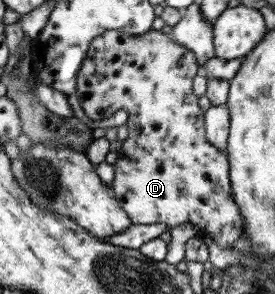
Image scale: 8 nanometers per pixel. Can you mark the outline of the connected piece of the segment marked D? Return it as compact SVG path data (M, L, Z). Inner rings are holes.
M149 29L149 31L139 34L139 36L127 36L127 34L123 34L123 32L117 30L108 30L106 33L95 37L88 45L85 57L75 76L75 97L77 97L77 101L85 115L89 117L89 119L95 119L95 121L111 117L113 112L116 112L117 110L125 110L127 112L128 116L127 121L125 122L125 125L127 126L127 136L122 143L122 148L119 150L123 157L117 158L115 162L112 163L115 174L110 181L109 186L110 189L113 190L114 198L119 202L121 209L127 214L131 224L151 225L153 223L162 223L163 225L167 225L167 228L170 229L171 227L176 227L176 225L185 222L191 223L191 225L195 225L198 235L209 234L211 240L219 245L219 247L227 249L233 241L237 240L242 235L242 217L240 216L238 205L235 205L235 200L231 195L226 155L214 145L211 145L205 137L203 125L204 113L199 108L199 105L197 105L198 99L193 95L191 89L191 79L193 79L193 76L198 73L198 71L198 65L195 63L195 56L182 45L177 45L161 31Z

